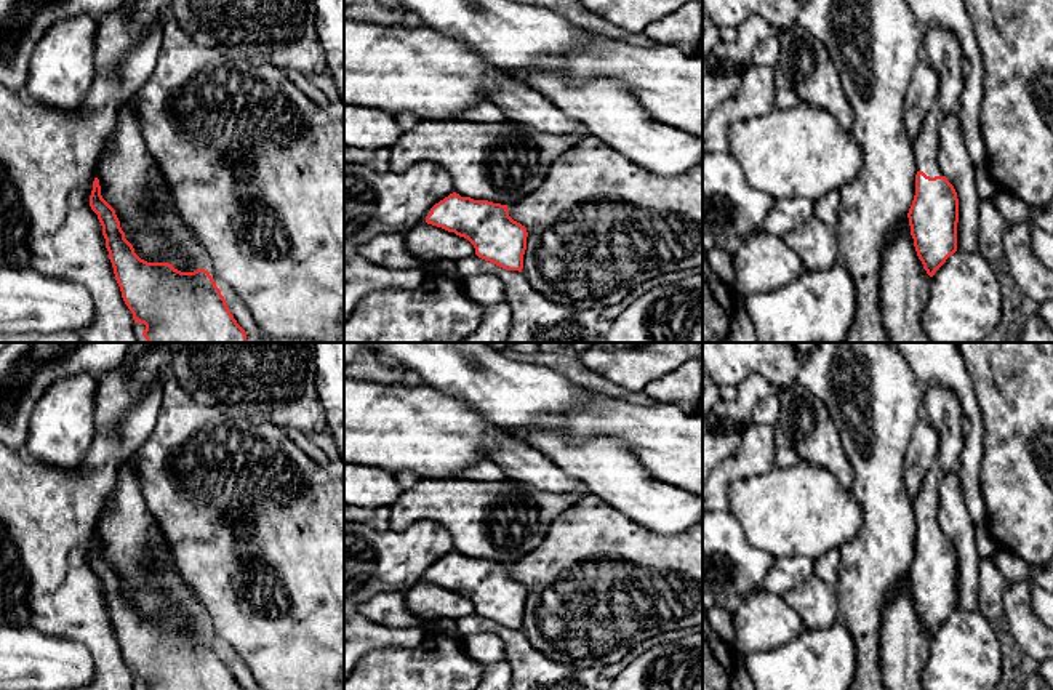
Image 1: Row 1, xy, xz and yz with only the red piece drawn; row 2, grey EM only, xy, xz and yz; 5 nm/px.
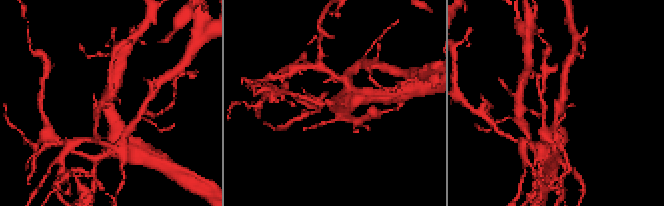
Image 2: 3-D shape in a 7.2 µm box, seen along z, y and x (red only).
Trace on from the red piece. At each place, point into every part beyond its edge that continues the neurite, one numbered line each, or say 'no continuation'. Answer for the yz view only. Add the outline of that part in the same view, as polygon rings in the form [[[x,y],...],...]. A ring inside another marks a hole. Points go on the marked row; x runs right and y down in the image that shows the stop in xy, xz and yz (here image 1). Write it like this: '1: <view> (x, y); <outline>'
1: yz (925, 144); [[[933,107],[923,120],[920,133],[912,142],[915,168],[930,178],[944,176],[938,163],[941,115],[941,110]]]

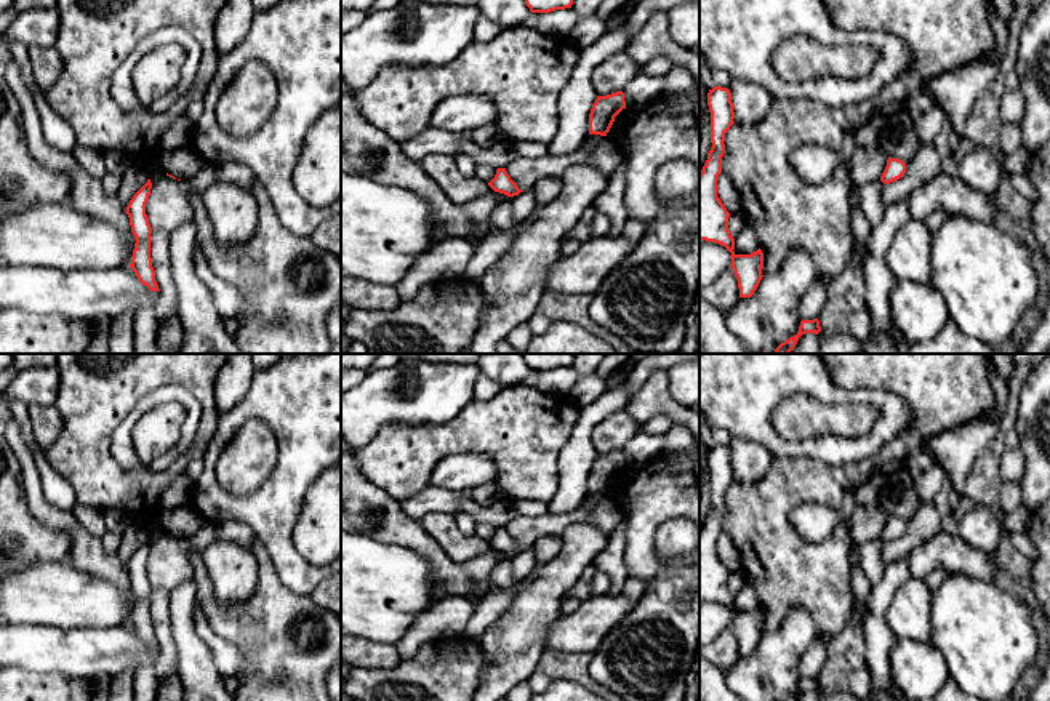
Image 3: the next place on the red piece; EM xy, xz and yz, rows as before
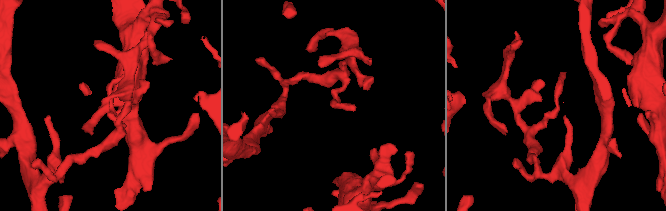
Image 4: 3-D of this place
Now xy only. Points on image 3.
no continuation

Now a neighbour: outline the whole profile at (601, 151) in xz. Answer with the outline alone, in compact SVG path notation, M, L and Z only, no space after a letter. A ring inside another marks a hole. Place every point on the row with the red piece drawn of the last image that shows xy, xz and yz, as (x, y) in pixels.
M589 134L584 146L573 154L563 157L543 155L539 158L522 157L511 162L506 171L520 190L528 190L552 176L562 178L573 165L587 162L602 173L611 174L623 162L623 154L608 136Z

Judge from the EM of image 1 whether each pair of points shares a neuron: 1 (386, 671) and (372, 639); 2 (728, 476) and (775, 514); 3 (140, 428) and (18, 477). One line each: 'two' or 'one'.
1: two
2: two
3: one

